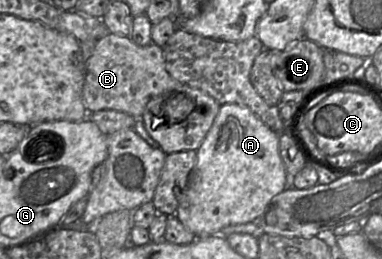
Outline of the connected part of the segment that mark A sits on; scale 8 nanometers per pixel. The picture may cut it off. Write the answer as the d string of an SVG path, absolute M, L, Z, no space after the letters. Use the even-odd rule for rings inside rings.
M236 103L221 104L210 130L196 150L196 163L189 173L187 185L178 195L179 206L175 215L181 223L197 238L211 236L224 227L260 218L275 195L294 188L293 177L286 172L280 156L279 135L248 107Z

